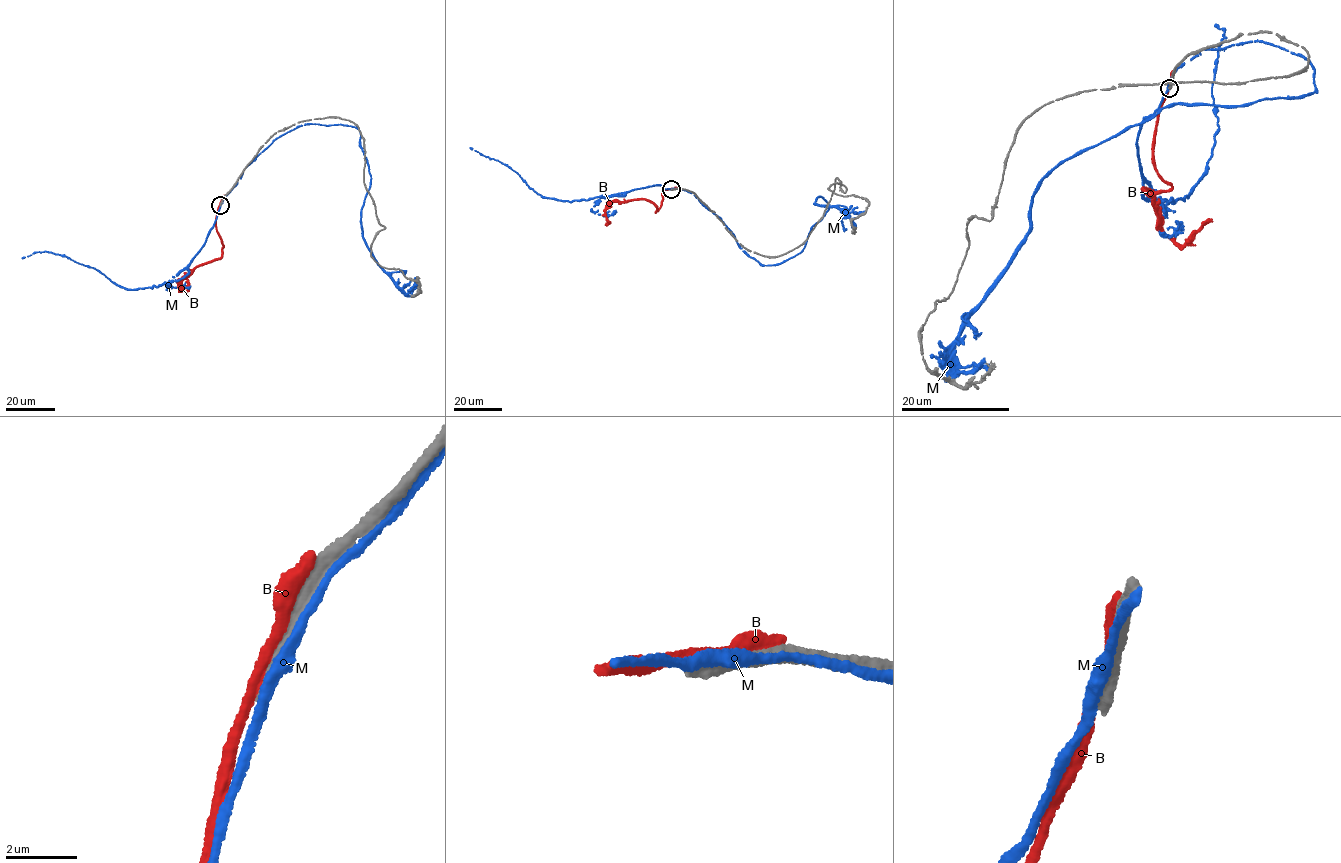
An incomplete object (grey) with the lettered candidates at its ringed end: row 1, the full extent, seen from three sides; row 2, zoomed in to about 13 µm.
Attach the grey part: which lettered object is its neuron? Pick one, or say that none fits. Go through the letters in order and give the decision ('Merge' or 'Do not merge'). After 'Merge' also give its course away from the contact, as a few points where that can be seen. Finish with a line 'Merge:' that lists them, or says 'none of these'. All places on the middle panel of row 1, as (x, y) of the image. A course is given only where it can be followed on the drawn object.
B: Do not merge
M: Do not merge
Merge: none of these

